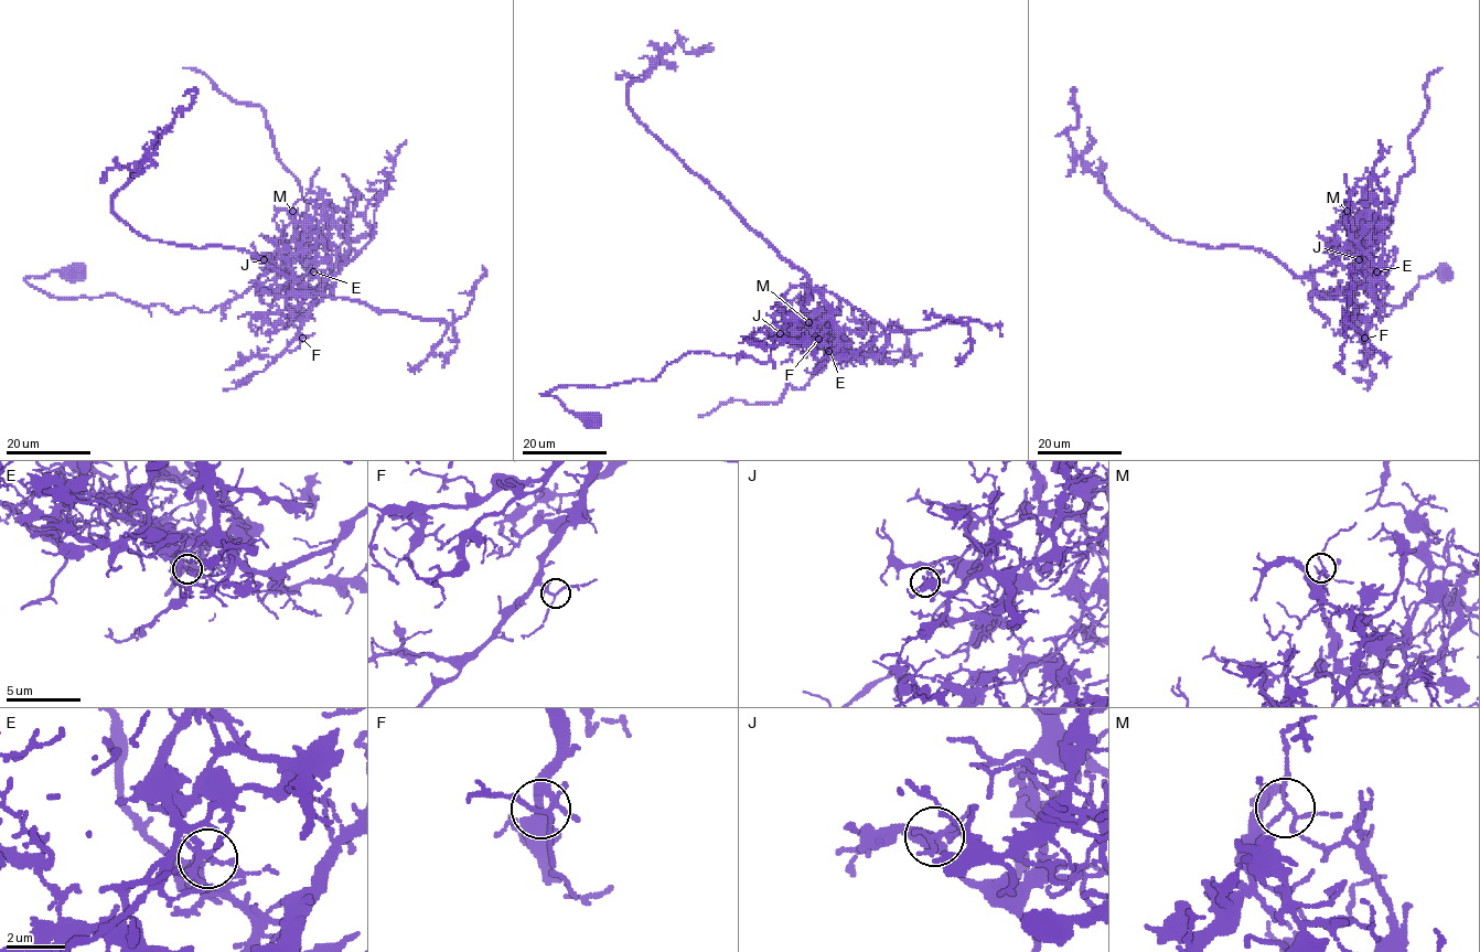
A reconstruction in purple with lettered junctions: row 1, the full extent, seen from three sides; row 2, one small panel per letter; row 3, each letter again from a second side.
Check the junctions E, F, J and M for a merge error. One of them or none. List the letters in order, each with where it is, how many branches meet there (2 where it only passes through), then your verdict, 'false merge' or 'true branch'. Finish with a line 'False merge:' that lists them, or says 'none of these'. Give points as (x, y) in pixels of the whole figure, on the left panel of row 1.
E: (313, 271) | 5 | false merge
F: (302, 338) | 5 | true branch
J: (264, 259) | 5 | true branch
M: (292, 211) | 4 | true branch
False merge: E

